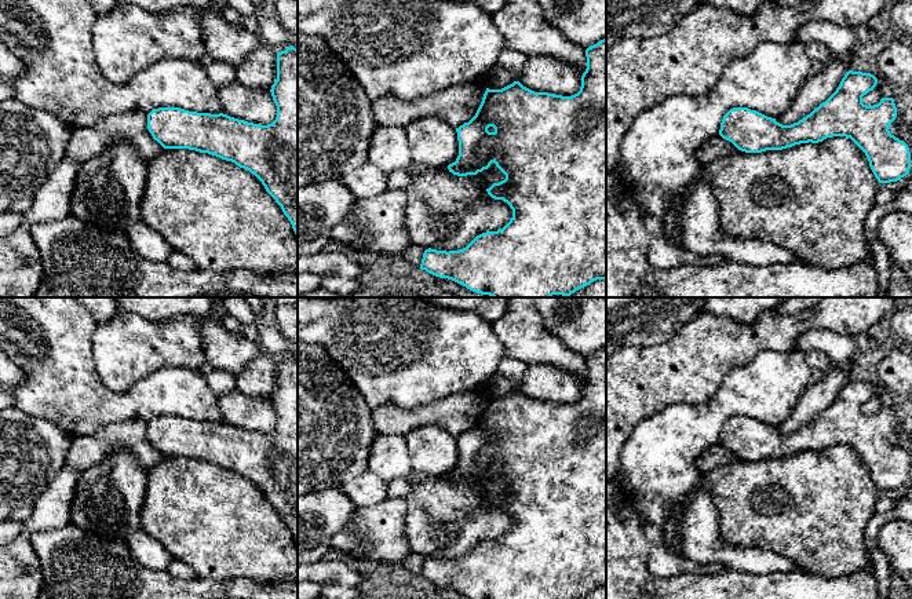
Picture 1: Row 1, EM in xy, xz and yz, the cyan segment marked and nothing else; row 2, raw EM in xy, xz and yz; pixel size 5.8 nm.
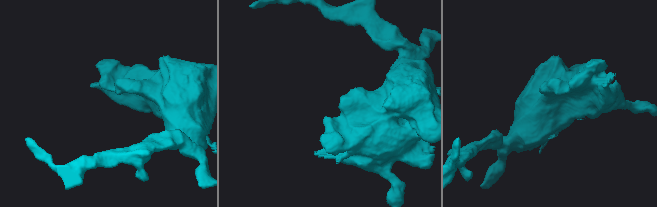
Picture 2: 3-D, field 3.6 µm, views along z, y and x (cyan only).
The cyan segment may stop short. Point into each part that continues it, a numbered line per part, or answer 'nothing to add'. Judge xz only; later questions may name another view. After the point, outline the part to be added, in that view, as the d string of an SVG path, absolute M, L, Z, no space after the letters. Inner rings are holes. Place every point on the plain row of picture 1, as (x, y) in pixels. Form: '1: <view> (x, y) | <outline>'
nothing to add

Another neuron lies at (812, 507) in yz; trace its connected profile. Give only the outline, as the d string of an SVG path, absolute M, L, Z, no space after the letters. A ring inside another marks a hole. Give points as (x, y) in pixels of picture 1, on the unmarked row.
M832 445L818 452L762 461L737 459L703 474L700 486L711 492L719 514L721 538L726 544L767 549L791 559L803 571L831 578L873 569L871 549L865 547L865 532L875 515L879 490L865 461L850 446Z

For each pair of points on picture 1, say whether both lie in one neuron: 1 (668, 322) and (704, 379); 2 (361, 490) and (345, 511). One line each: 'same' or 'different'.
1: different
2: different

